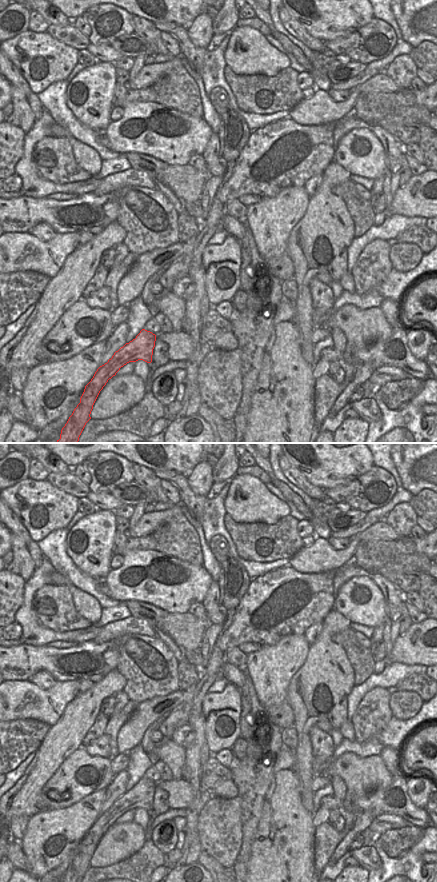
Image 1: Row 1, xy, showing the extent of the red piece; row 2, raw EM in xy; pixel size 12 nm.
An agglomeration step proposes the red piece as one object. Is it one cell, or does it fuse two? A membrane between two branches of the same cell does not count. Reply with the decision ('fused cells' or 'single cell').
fused cells

